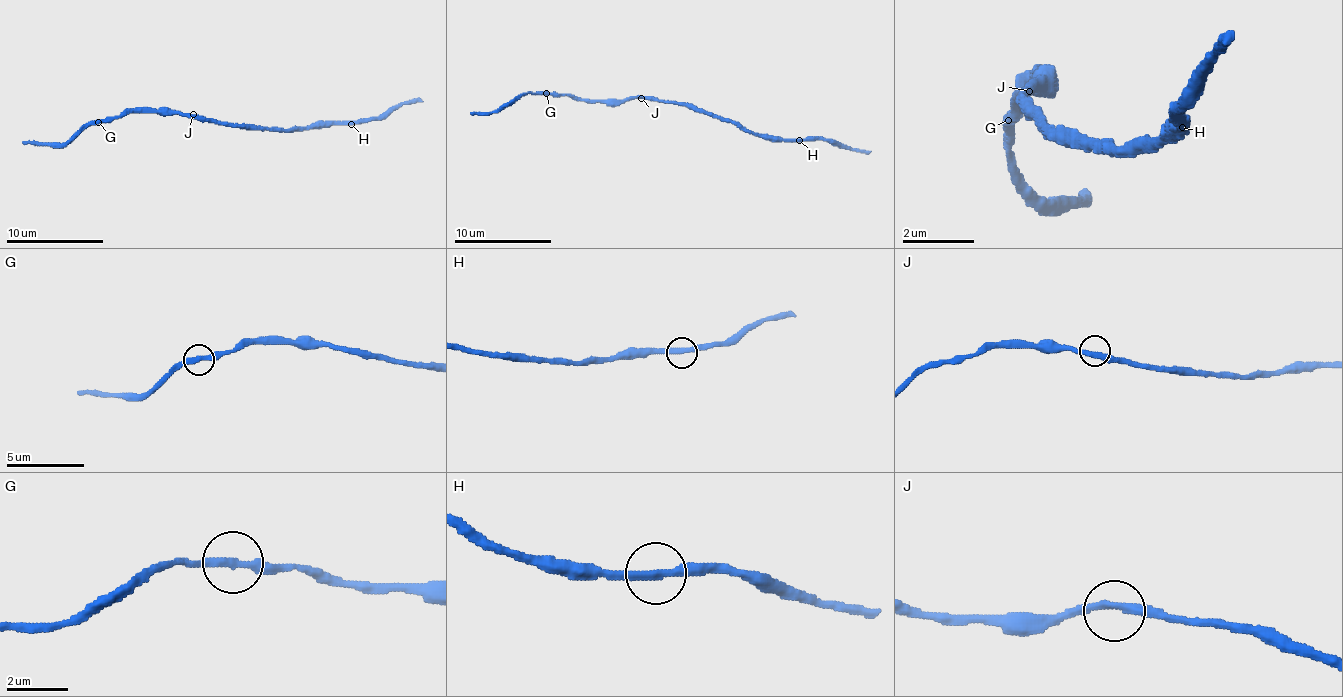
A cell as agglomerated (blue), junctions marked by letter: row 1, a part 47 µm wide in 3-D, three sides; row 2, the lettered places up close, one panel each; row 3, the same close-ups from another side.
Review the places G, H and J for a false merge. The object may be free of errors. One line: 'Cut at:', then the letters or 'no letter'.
Cut at: no letter

